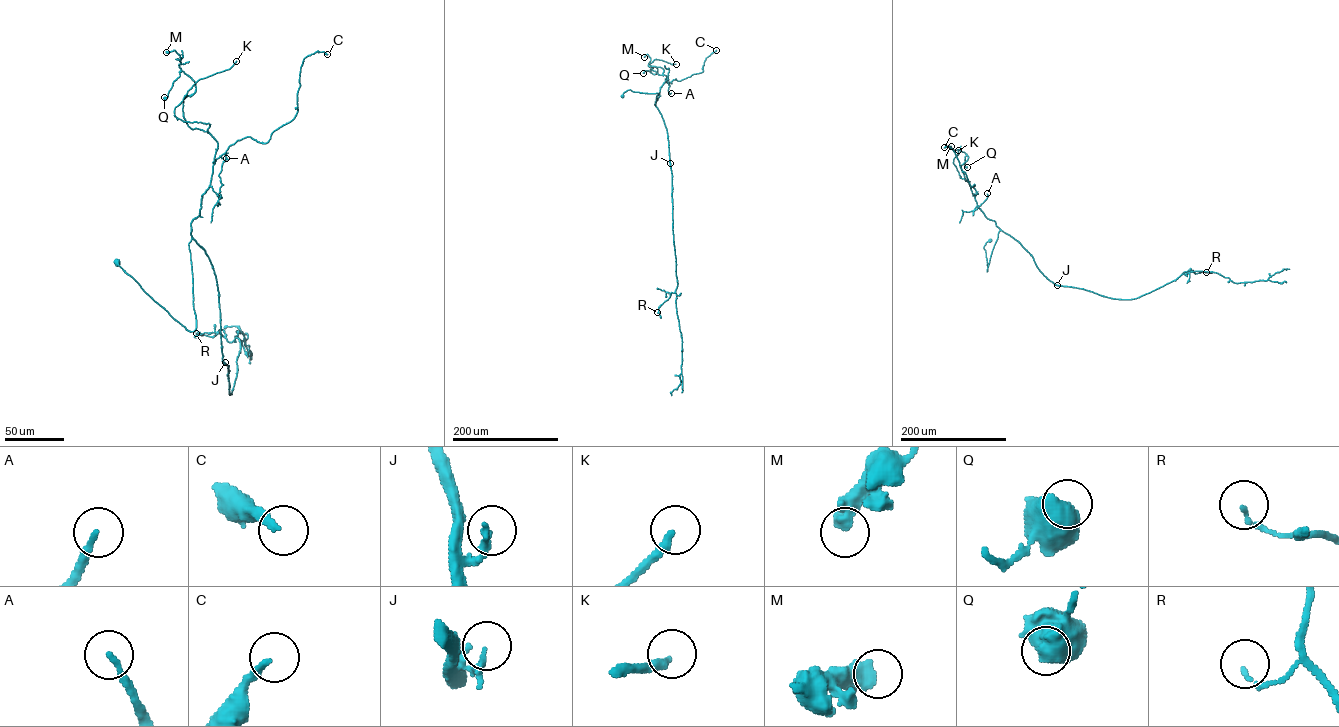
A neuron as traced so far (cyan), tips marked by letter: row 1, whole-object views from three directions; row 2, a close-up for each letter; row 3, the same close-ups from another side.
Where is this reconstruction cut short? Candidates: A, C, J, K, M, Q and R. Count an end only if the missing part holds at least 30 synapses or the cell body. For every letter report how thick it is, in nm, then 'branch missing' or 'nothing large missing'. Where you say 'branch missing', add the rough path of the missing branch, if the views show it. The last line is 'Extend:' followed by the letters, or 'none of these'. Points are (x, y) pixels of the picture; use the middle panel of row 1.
A: calibre 200 nm; nothing large missing
C: calibre 240 nm; nothing large missing
J: calibre 120 nm; nothing large missing
K: calibre 280 nm; nothing large missing
M: calibre 500 nm; nothing large missing
Q: calibre 800 nm; nothing large missing
R: calibre 90 nm; nothing large missing
Extend: none of these

